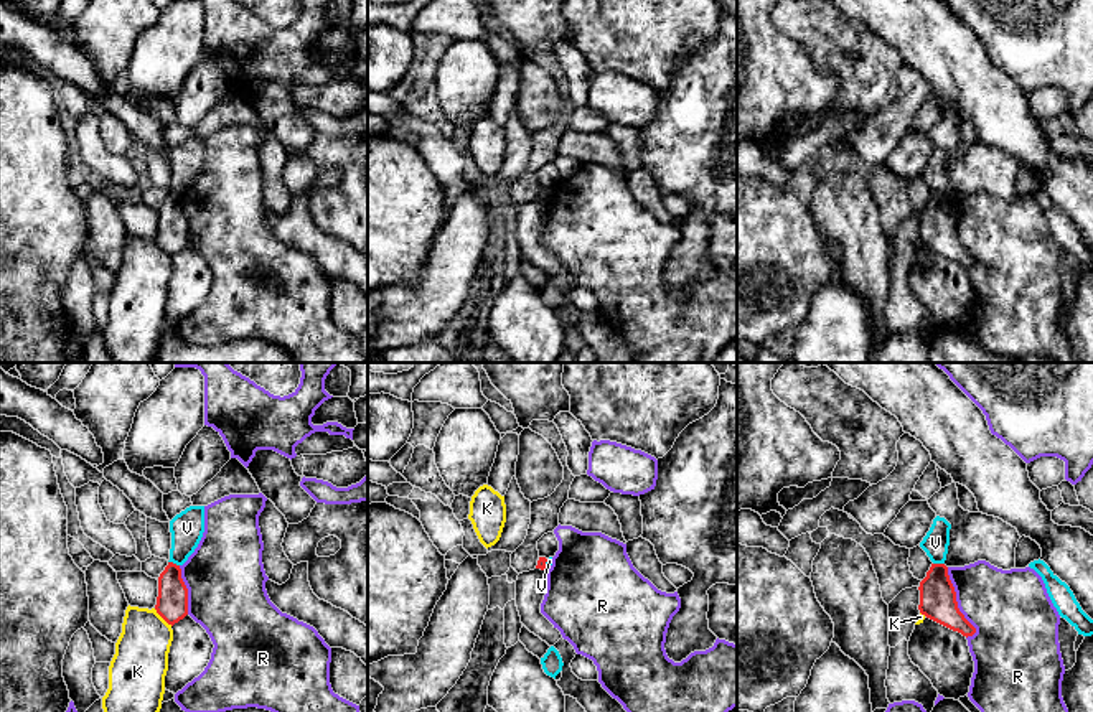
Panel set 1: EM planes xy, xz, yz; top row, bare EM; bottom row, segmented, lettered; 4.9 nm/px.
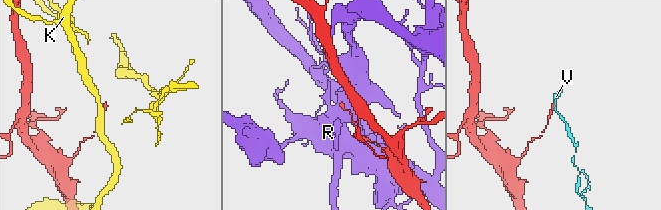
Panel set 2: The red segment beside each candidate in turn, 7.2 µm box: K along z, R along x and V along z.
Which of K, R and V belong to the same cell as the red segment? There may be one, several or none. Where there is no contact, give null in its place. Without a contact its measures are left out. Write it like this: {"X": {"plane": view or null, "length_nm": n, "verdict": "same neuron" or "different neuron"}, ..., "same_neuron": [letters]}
{"K": {"plane": "xy", "length_nm": 130, "verdict": "different neuron"}, "R": {"plane": "yz", "length_nm": 360, "verdict": "different neuron"}, "V": {"plane": "xy", "length_nm": 60, "verdict": "different neuron"}, "same_neuron": []}

